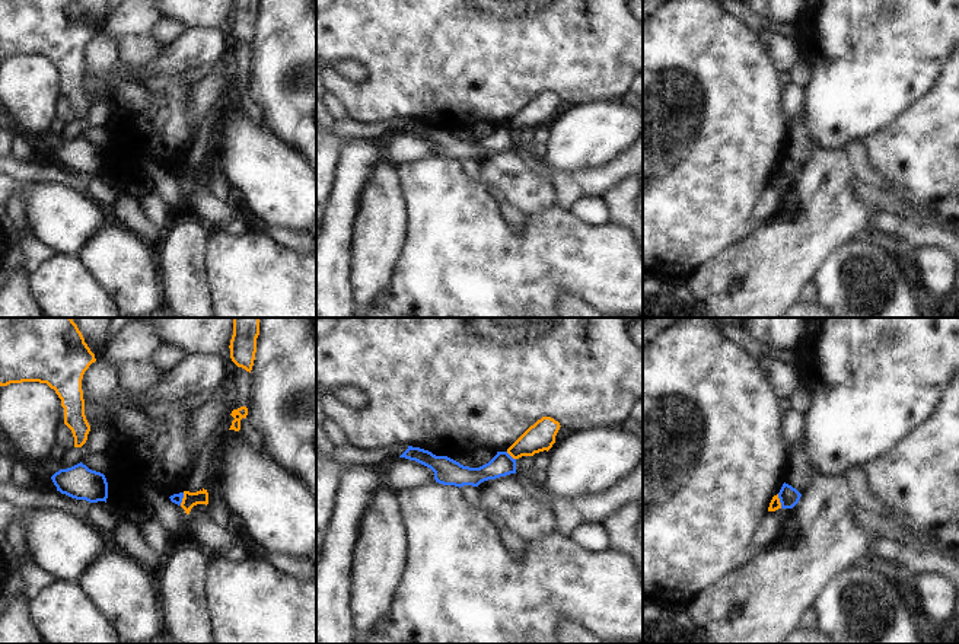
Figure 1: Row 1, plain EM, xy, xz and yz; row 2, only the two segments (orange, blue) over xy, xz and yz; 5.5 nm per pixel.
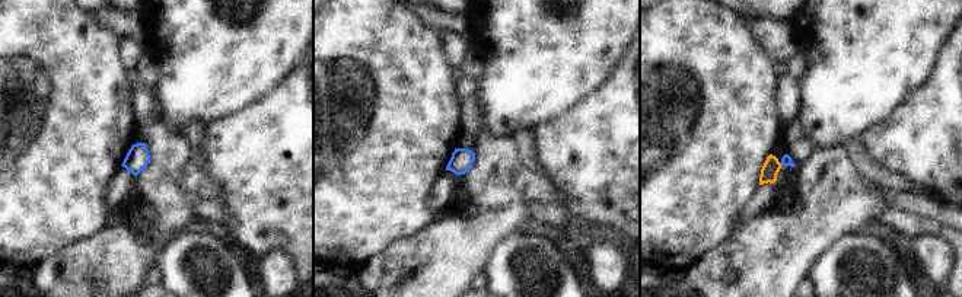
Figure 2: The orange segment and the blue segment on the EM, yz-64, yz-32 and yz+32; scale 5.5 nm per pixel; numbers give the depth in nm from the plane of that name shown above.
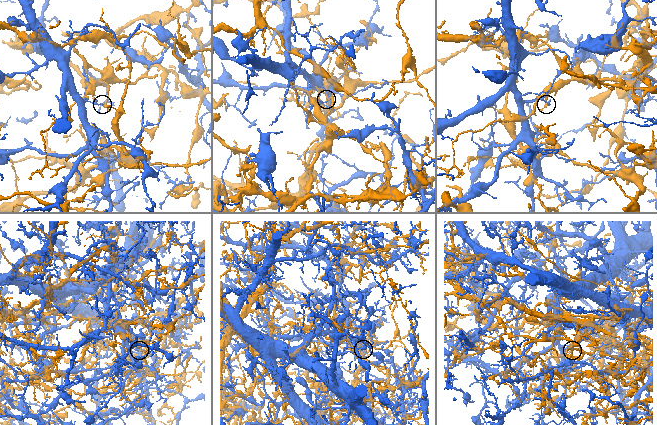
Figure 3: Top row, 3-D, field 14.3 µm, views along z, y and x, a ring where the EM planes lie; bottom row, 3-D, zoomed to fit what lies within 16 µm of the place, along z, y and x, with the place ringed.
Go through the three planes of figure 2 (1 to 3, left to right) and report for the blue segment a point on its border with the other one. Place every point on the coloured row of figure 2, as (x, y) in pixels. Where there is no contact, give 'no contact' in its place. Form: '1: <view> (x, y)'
1: no contact
2: no contact
3: no contact

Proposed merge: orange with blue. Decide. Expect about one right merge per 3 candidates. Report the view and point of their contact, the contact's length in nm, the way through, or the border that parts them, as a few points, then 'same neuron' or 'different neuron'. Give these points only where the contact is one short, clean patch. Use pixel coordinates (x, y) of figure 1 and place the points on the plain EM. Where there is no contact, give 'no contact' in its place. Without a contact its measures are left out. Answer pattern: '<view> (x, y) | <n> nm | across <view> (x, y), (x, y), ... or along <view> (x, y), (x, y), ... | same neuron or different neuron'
yz (779, 175) | 80 nm | different neuron

